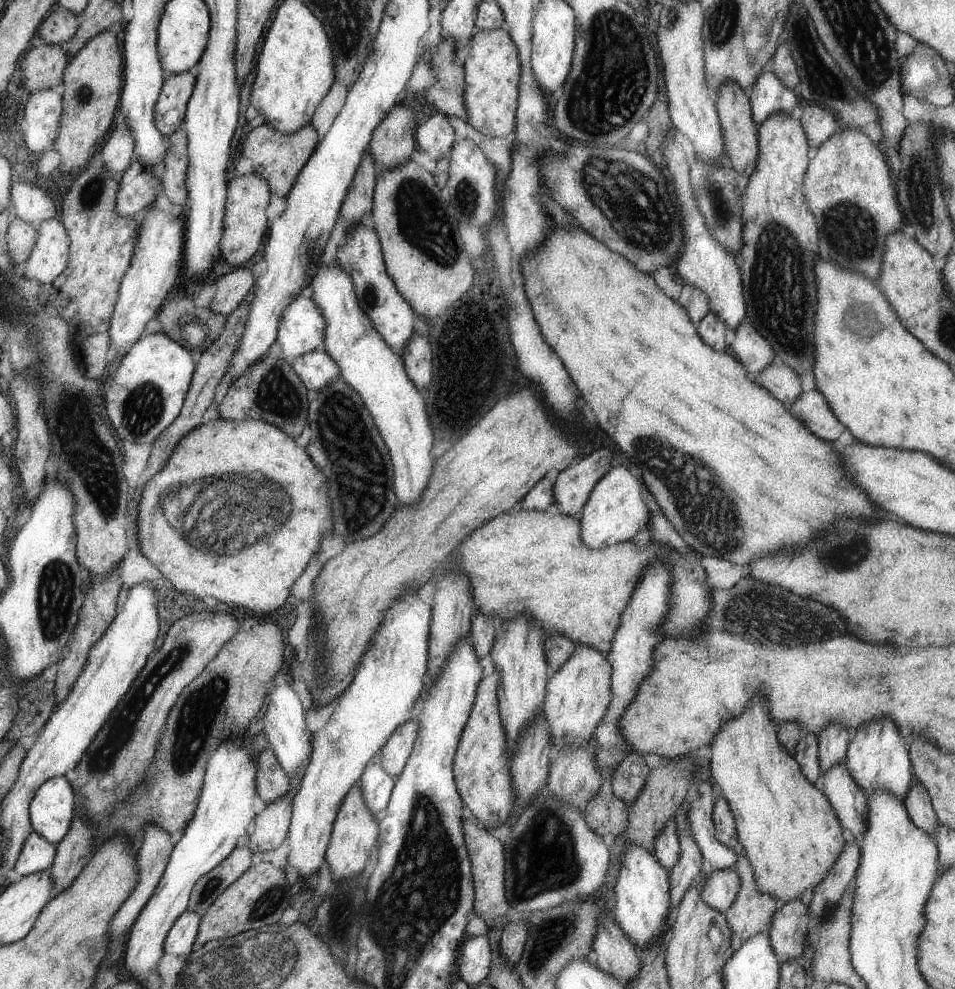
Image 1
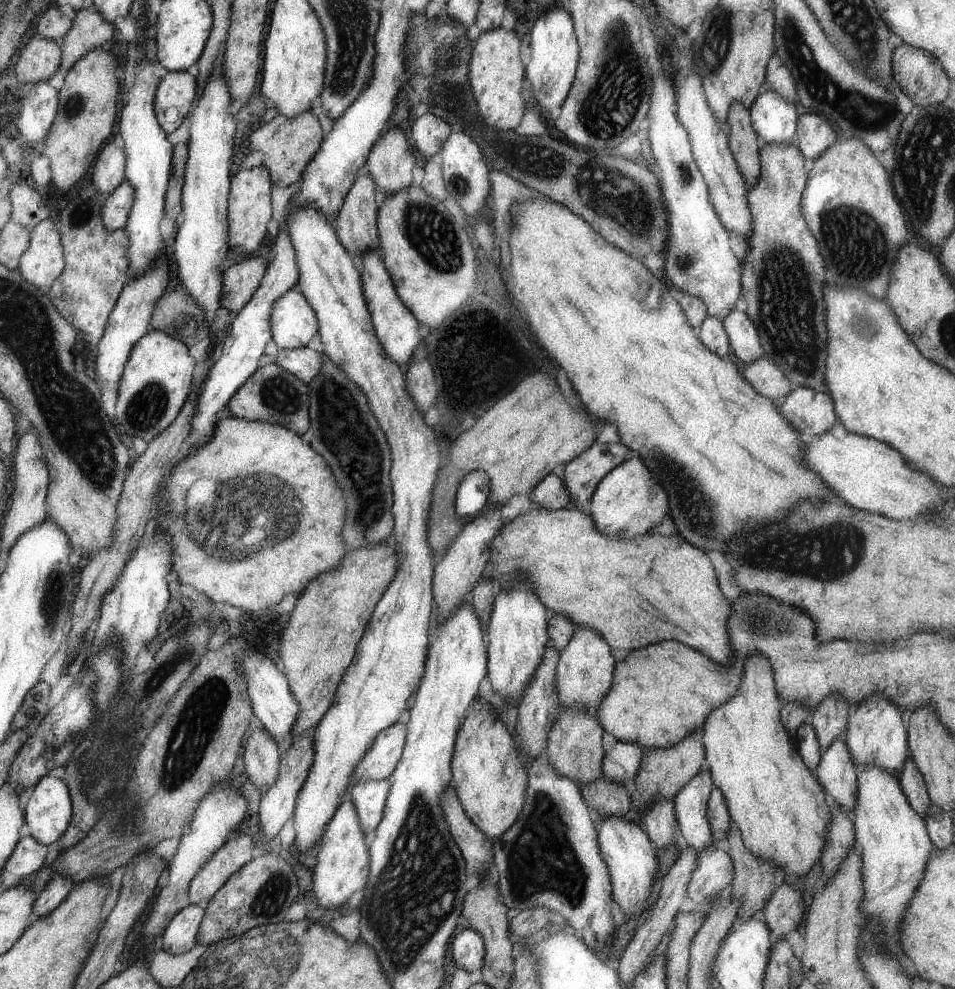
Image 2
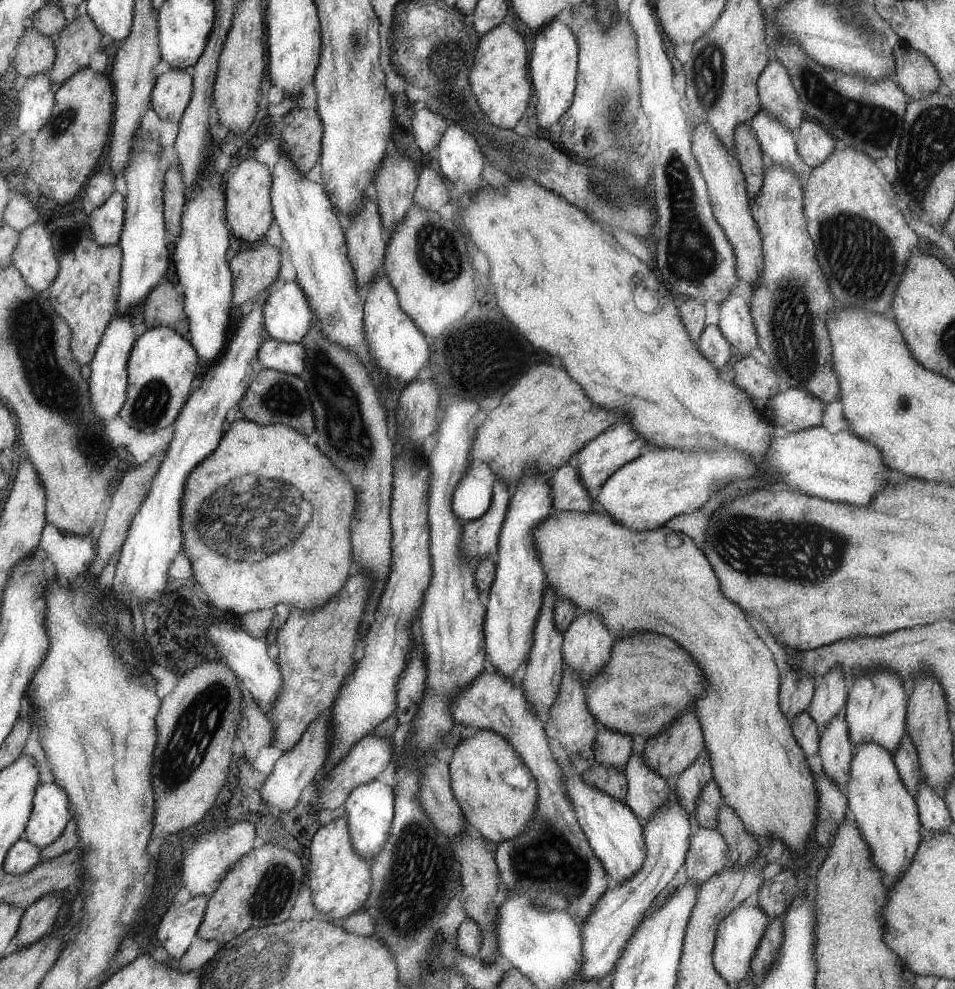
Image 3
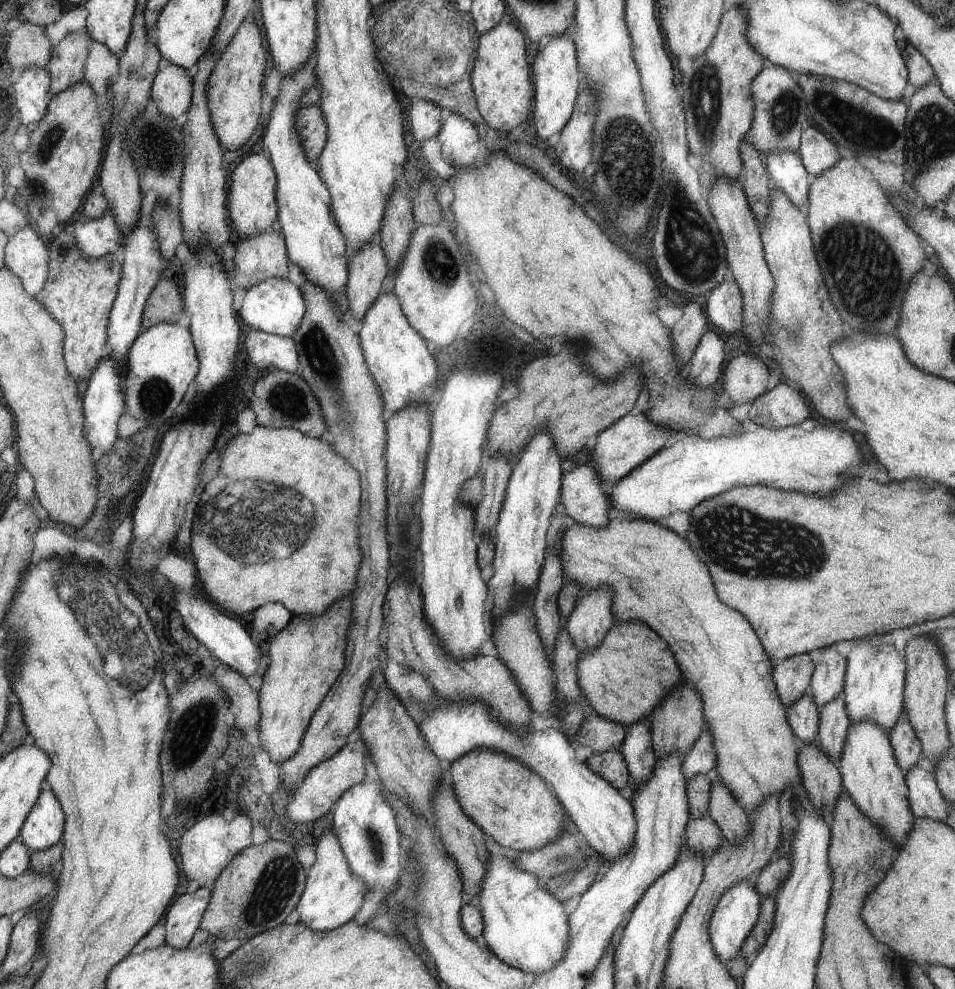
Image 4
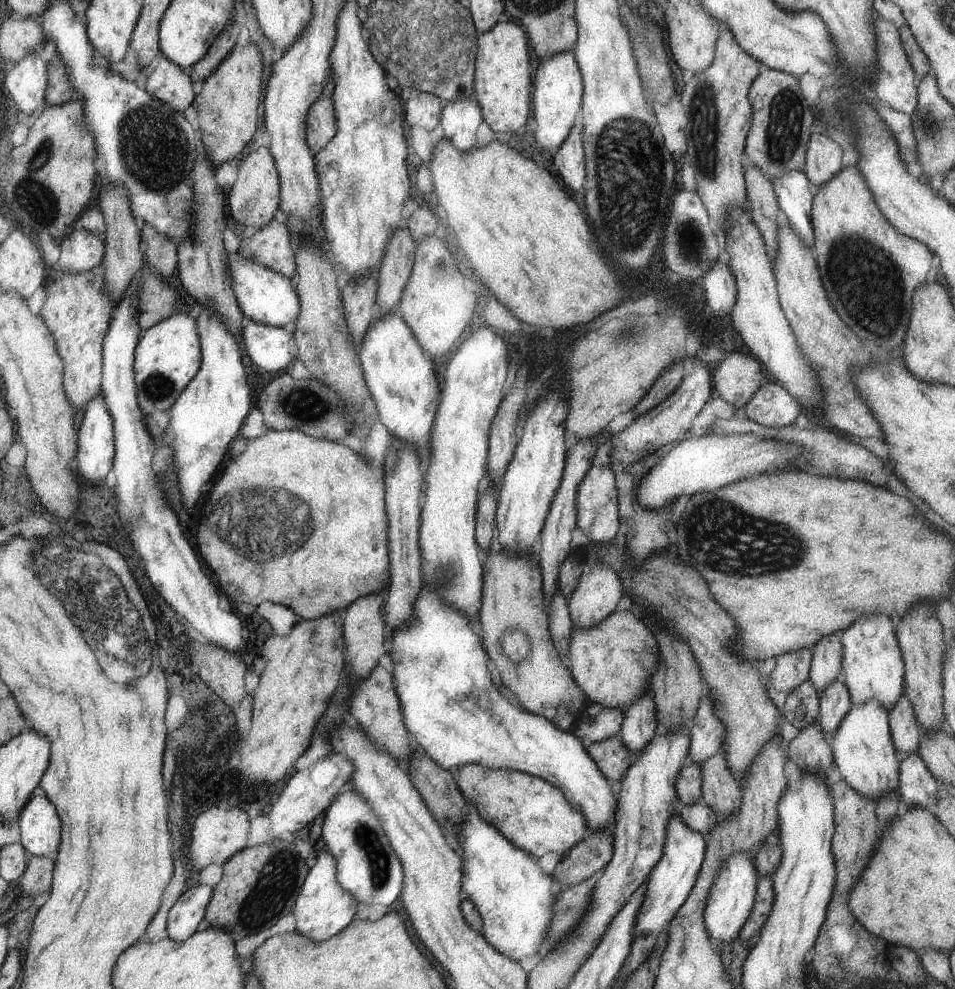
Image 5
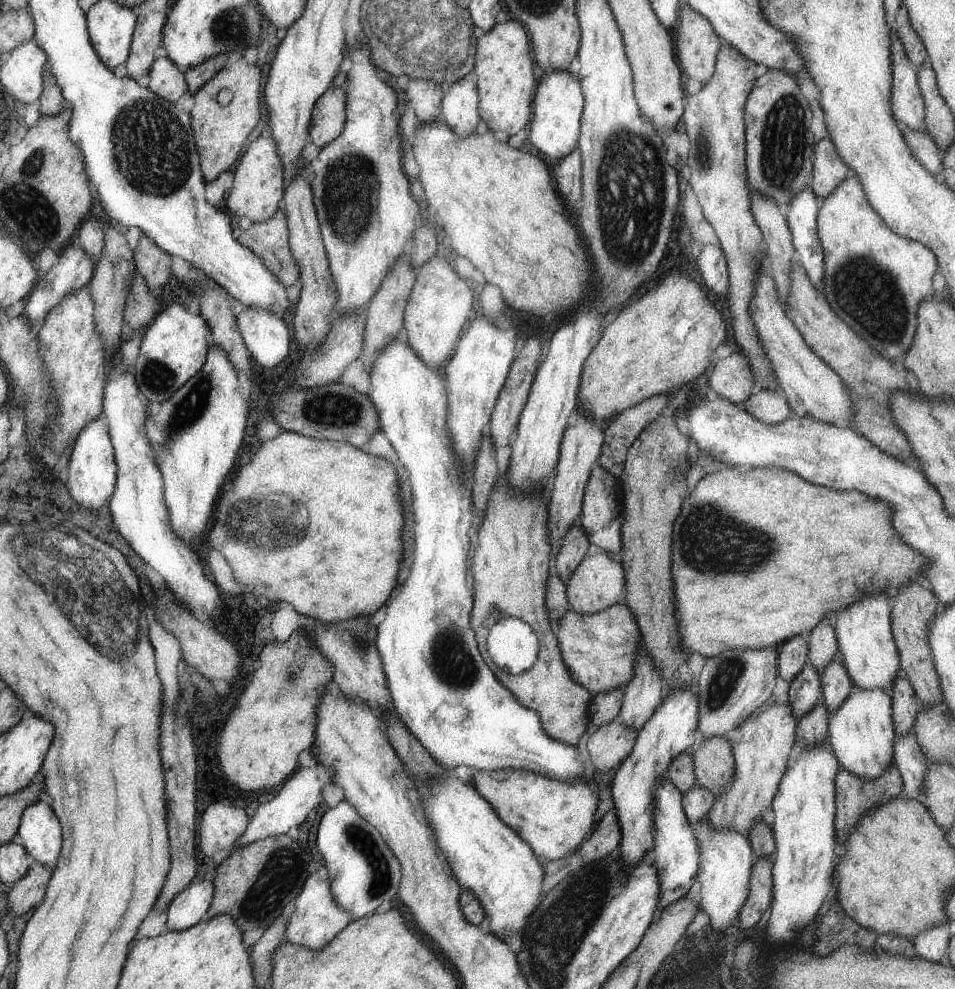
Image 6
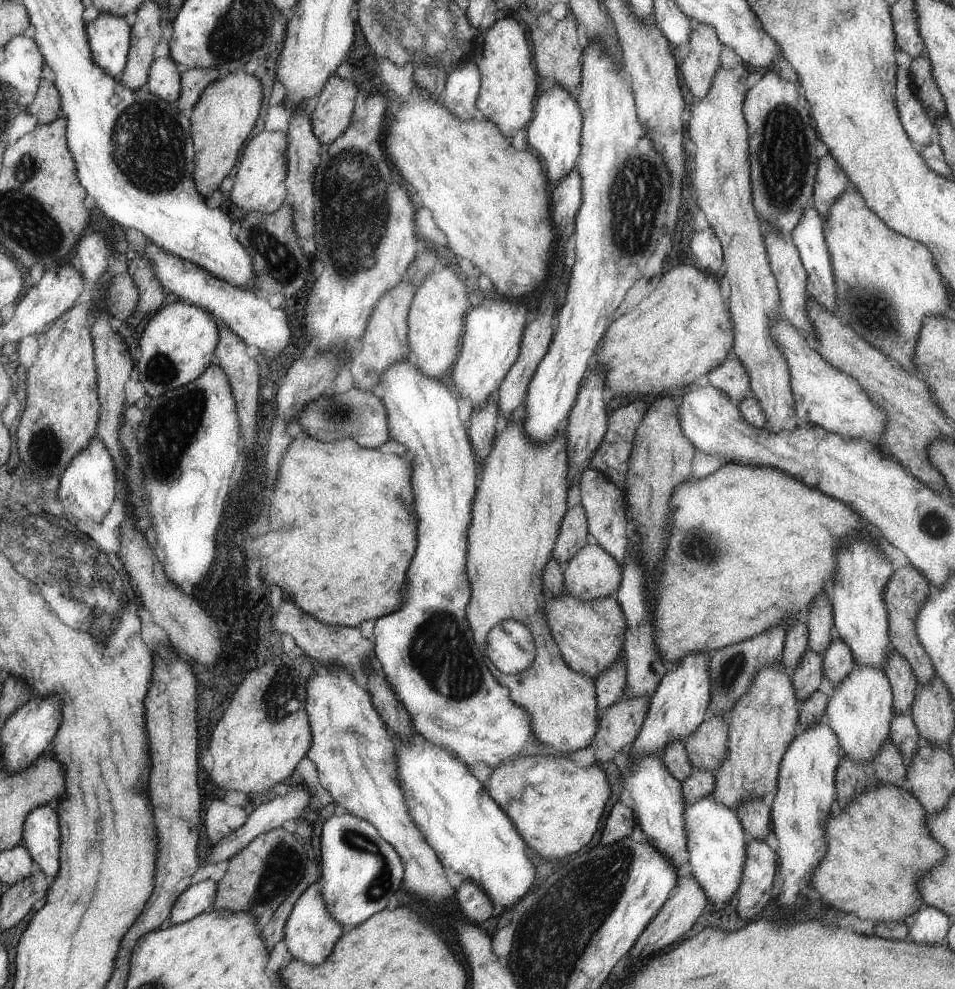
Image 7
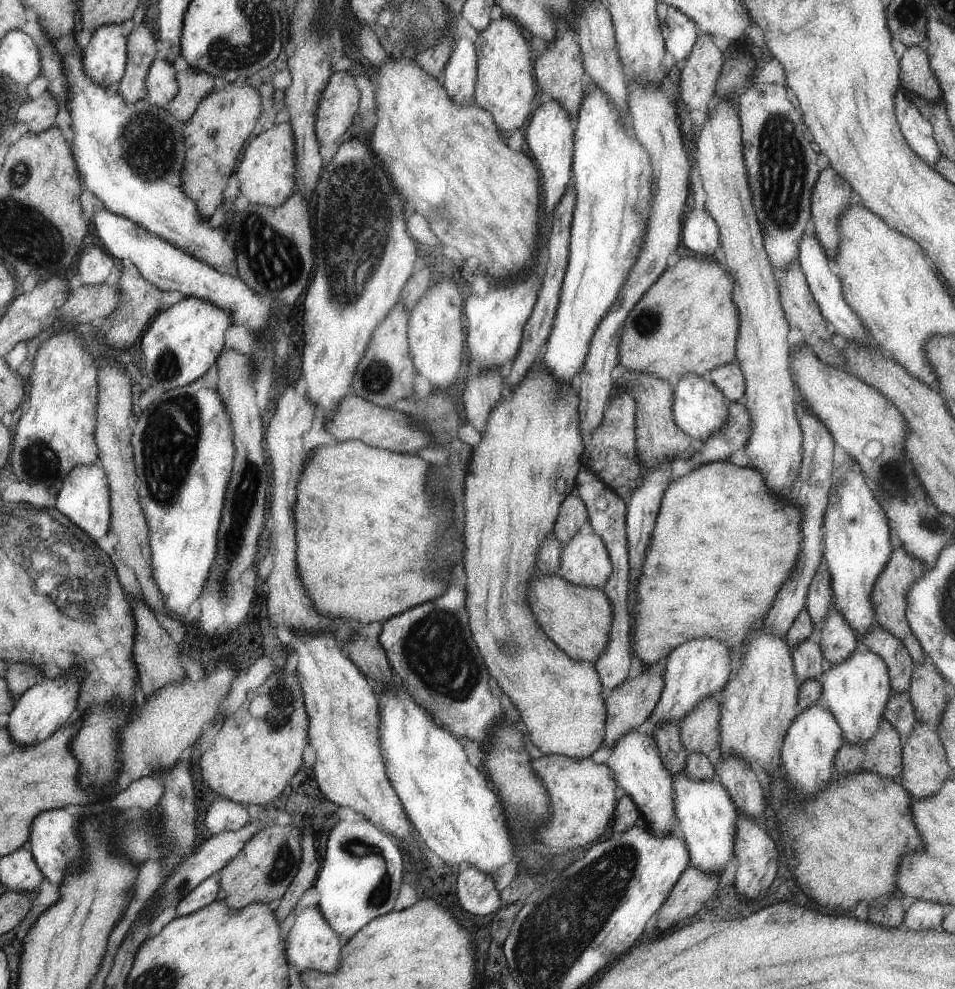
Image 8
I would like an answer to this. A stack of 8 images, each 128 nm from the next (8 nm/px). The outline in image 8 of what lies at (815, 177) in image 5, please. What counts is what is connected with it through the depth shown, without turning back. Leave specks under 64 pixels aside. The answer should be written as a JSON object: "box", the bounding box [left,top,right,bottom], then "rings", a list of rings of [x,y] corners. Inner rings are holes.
{"box":[812,166,852,259],"rings":[[[827,166],[818,177],[817,186],[813,189],[812,233],[824,246],[828,258],[832,259],[840,246],[838,218],[850,206],[852,188],[846,180],[836,174],[832,166]]]}

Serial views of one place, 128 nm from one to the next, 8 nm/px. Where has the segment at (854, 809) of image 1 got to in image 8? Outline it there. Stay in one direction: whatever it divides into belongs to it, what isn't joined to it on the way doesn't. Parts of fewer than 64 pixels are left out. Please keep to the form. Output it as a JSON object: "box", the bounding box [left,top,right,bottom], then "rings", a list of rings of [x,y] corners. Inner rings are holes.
{"box":[809,608,860,666],"rings":[[[833,608],[809,639],[822,645],[826,660],[832,666],[846,662],[846,658],[860,644],[856,631],[852,630],[844,616]]]}

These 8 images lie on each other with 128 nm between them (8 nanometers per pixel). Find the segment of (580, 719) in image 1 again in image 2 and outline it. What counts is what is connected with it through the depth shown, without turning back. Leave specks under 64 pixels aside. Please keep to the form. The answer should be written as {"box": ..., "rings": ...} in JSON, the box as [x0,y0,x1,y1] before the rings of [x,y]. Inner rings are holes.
{"box":[557,626,617,713],"rings":[[[577,626],[570,641],[560,652],[561,659],[557,666],[561,708],[584,708],[589,713],[598,712],[602,698],[614,684],[614,670],[617,669],[611,646],[606,638],[602,638],[602,634],[586,626]]]}

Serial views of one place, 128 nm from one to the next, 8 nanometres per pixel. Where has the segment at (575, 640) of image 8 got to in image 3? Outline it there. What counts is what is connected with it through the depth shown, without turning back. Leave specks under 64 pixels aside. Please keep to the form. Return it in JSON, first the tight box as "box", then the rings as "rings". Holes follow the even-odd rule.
{"box":[585,632,705,739],"rings":[[[636,632],[616,639],[609,662],[585,684],[585,698],[589,712],[609,730],[632,737],[640,735],[646,739],[663,733],[668,725],[681,716],[683,711],[694,706],[705,690],[705,675],[688,652],[668,636],[650,632]]]}

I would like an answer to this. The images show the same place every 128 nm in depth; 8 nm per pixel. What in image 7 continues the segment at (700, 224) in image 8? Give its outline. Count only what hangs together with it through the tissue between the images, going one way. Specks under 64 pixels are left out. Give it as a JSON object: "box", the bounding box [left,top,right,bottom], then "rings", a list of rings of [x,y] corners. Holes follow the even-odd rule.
{"box":[688,227,725,276],"rings":[[[712,227],[698,230],[698,232],[688,232],[690,233],[690,248],[698,262],[697,267],[708,274],[723,276],[725,266],[723,248]]]}

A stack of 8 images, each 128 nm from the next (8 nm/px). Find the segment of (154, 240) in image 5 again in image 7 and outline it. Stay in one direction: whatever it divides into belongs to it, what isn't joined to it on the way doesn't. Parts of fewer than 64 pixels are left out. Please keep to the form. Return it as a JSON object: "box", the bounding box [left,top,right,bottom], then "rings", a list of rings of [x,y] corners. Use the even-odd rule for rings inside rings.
{"box":[127,254,164,325],"rings":[[[136,254],[127,262],[128,274],[134,278],[134,284],[138,288],[140,300],[136,306],[136,312],[130,318],[129,323],[135,325],[147,314],[154,314],[164,304],[164,286],[154,274],[154,266],[146,256]]]}

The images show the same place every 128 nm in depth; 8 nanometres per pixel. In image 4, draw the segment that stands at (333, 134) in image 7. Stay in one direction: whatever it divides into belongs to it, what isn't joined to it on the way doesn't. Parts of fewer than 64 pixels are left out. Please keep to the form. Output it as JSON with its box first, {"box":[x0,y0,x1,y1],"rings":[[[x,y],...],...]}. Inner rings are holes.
{"box":[295,104,329,162],"rings":[[[318,104],[302,106],[295,117],[295,127],[301,136],[307,158],[316,162],[329,140],[329,128],[321,107]]]}

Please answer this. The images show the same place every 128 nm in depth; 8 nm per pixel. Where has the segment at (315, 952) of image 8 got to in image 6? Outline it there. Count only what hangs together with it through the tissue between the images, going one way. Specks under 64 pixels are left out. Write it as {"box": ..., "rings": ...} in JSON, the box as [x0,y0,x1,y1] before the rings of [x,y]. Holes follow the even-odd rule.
{"box":[285,864,354,950],"rings":[[[324,864],[311,874],[304,890],[301,890],[301,894],[293,903],[295,907],[285,930],[286,940],[292,944],[310,948],[310,950],[322,950],[329,946],[337,934],[354,920],[352,914],[348,914],[346,910],[342,910],[342,906],[338,906],[337,899],[334,898],[329,871],[326,870]]]}

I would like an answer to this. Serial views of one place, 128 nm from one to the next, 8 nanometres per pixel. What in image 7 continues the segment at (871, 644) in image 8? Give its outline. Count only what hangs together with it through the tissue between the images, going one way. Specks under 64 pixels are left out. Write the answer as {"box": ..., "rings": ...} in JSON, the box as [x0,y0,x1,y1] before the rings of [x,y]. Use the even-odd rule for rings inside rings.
{"box":[884,650,918,714],"rings":[[[890,650],[890,658],[886,660],[884,674],[887,674],[893,687],[893,709],[898,714],[910,711],[912,702],[918,694],[918,681],[908,660],[900,656],[896,650]]]}

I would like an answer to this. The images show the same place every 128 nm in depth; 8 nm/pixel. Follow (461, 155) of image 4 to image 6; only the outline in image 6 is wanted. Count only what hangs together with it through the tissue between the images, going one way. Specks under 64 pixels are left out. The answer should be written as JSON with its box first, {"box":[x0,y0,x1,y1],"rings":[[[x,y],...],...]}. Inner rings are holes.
{"box":[440,78,478,136],"rings":[[[462,78],[446,87],[440,102],[440,120],[446,122],[454,134],[468,136],[478,126],[478,91],[474,82]]]}

